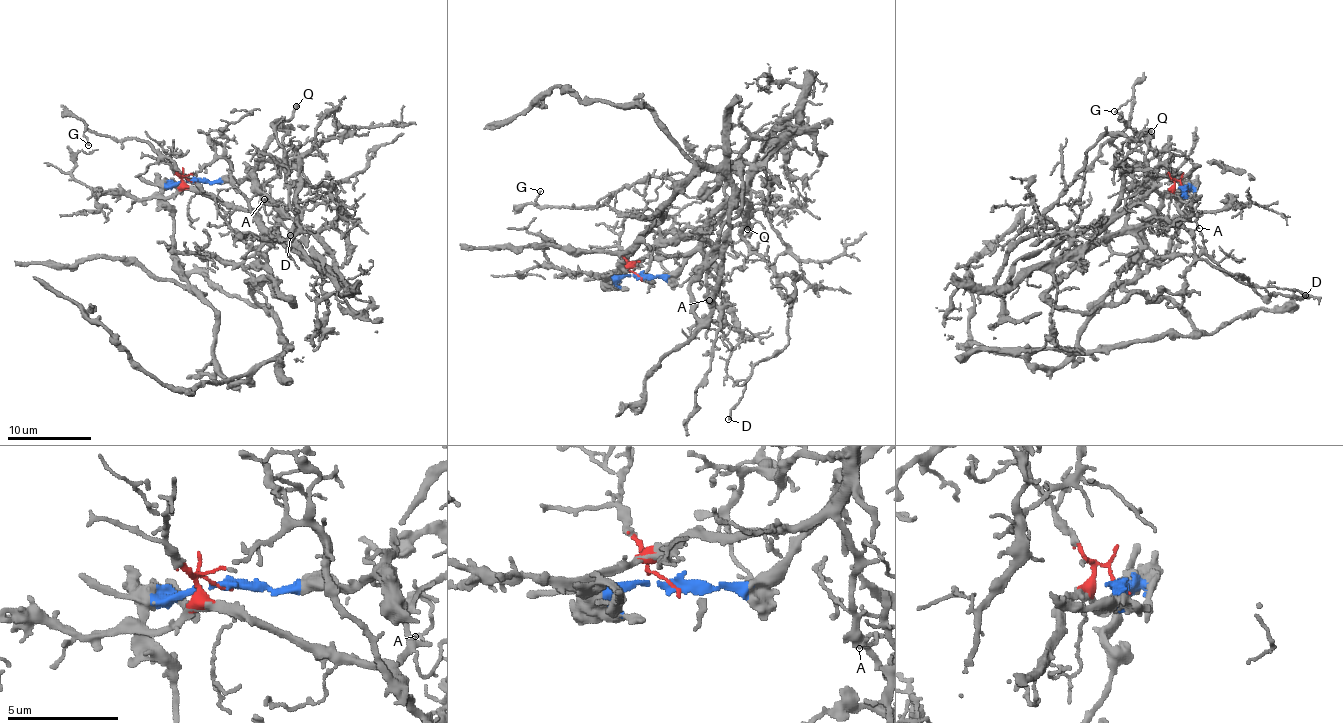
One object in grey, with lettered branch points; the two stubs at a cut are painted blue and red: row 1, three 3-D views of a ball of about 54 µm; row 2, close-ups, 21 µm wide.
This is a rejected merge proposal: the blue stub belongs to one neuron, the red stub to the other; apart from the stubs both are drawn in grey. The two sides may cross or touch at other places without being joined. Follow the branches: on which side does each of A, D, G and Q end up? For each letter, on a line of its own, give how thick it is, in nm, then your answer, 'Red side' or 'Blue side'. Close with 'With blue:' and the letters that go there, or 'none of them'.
A: Thickness 140 nm. Red side
D: Thickness 170 nm. Red side
G: Thickness 110 nm. Red side
Q: Thickness 280 nm. Red side
With blue: none of them

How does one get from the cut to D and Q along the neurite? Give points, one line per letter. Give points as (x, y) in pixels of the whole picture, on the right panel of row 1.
D: (1183, 189), (1177, 180), (1162, 198), (1157, 233), (1178, 233), (1156, 213), (1182, 225), (1198, 258), (1306, 296)
Q: (1183, 189), (1177, 180), (1154, 219), (1137, 230), (1120, 230), (996, 284), (1005, 257), (1102, 136), (1152, 132)

